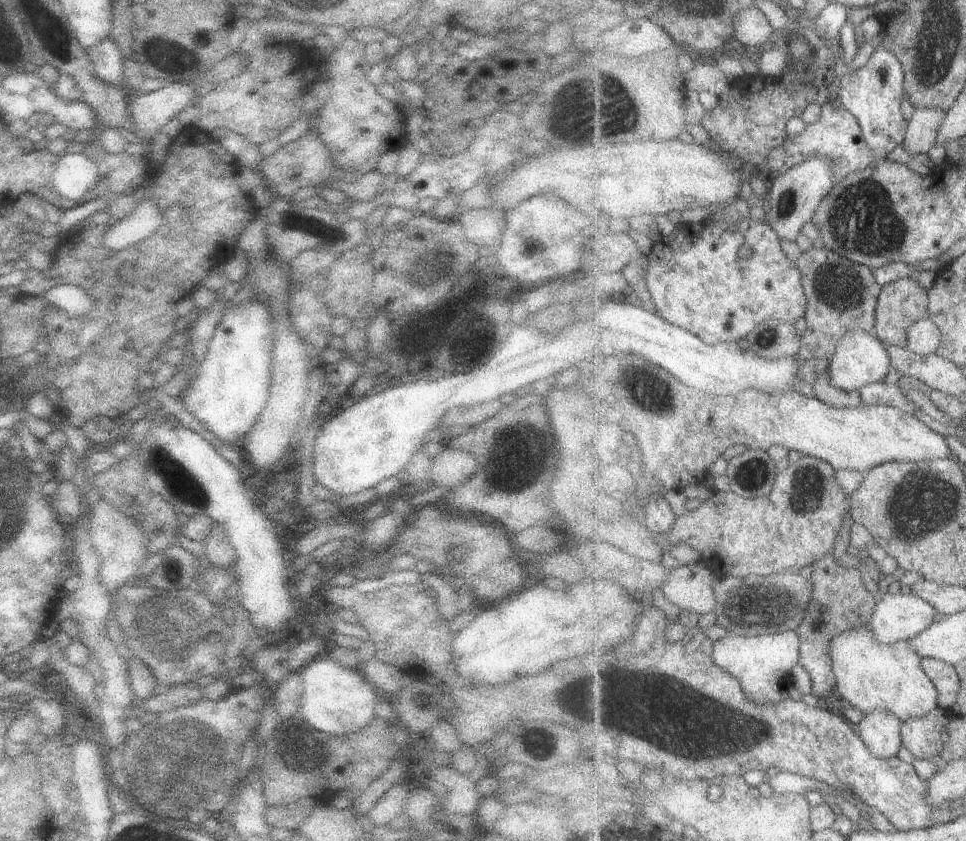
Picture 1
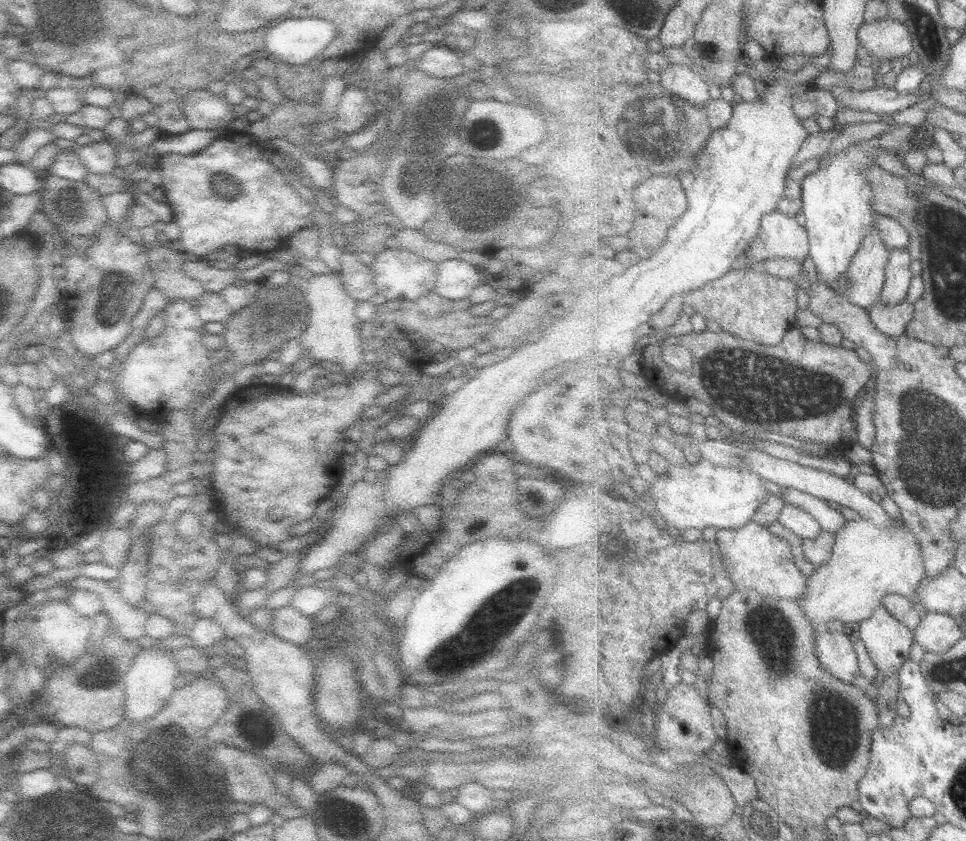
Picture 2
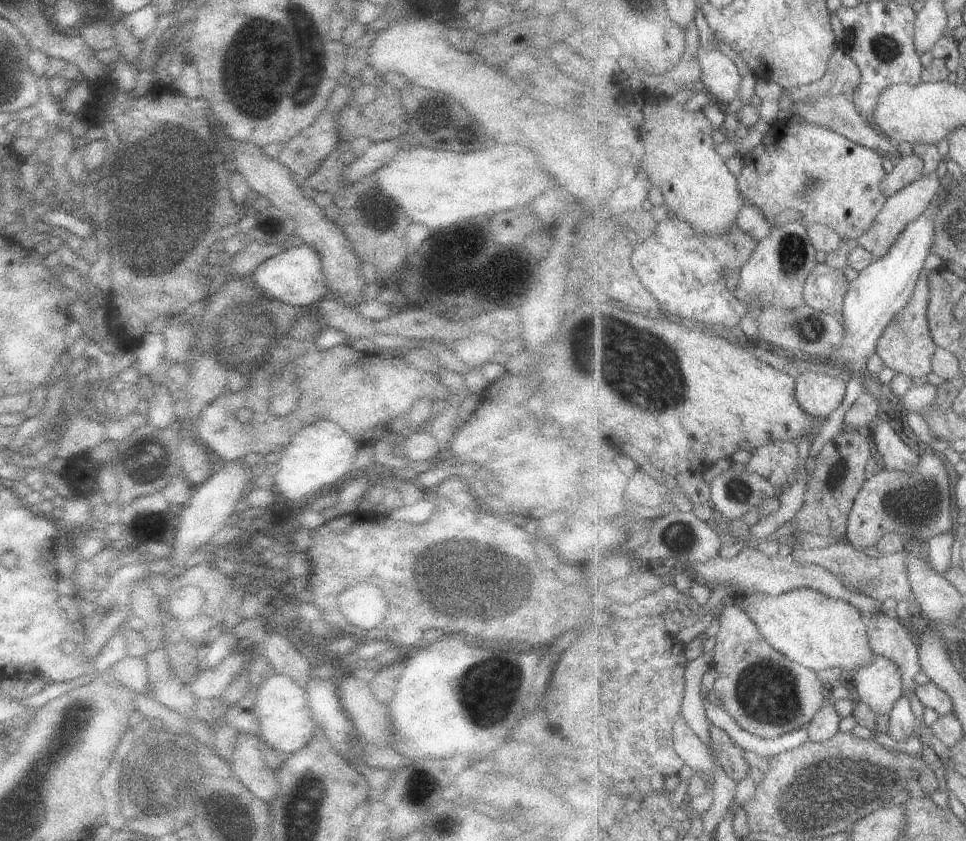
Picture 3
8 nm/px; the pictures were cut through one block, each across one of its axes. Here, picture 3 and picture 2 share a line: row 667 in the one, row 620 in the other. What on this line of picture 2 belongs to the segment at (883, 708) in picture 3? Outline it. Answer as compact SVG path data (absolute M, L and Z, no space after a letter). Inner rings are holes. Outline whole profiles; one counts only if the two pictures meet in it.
M879 606L873 616L863 620L853 632L865 643L883 678L898 674L911 658L914 631L885 606Z

